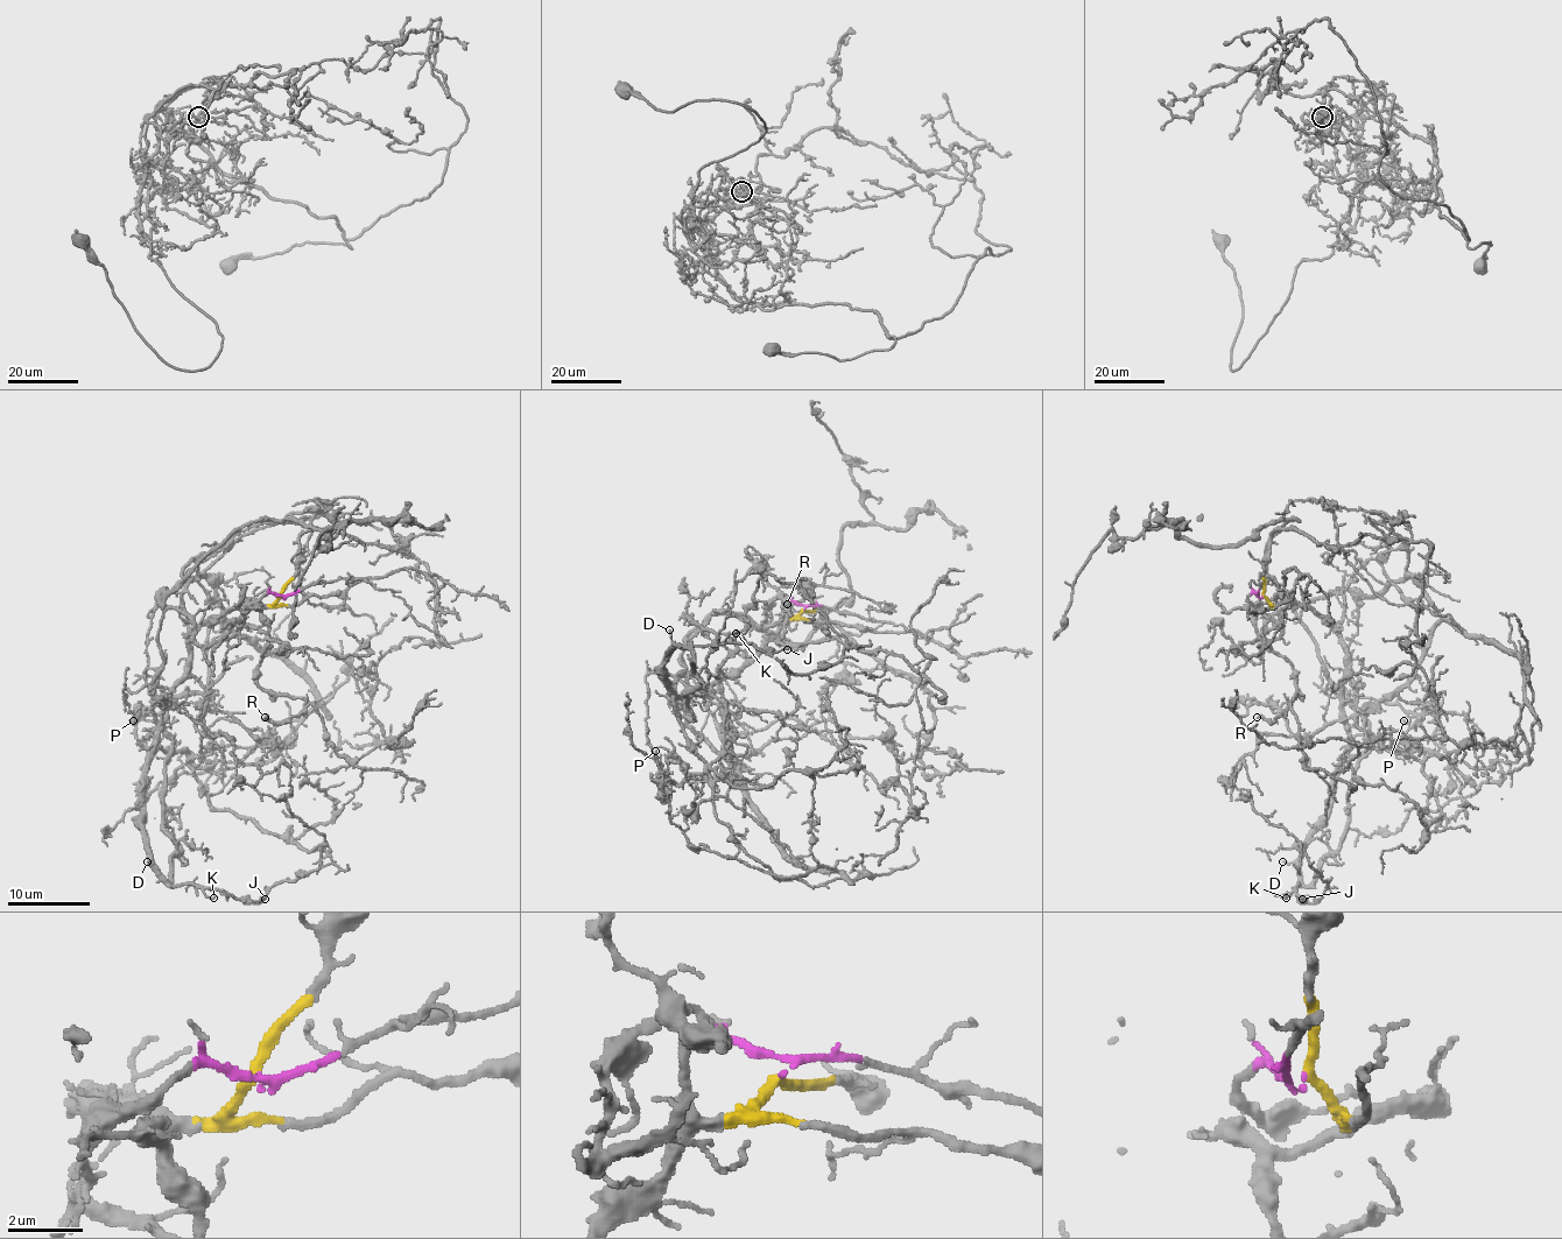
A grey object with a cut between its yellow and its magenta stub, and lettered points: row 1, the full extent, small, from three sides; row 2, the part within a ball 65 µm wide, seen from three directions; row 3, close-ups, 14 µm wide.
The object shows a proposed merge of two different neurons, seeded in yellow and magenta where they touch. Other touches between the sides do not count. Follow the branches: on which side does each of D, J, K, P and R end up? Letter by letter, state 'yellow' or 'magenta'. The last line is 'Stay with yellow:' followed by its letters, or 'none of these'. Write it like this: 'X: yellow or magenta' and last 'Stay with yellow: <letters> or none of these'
D: yellow
J: yellow
K: yellow
P: yellow
R: yellow
Stay with yellow: D, J, K, P, R

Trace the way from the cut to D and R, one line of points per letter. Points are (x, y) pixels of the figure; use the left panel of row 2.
D: (282, 595), (266, 605), (239, 603), (190, 634), (188, 675), (169, 694), (167, 720), (147, 769), (147, 861)
R: (282, 595), (261, 613), (268, 648), (258, 667), (258, 683), (307, 702), (295, 716), (280, 722), (264, 718)

